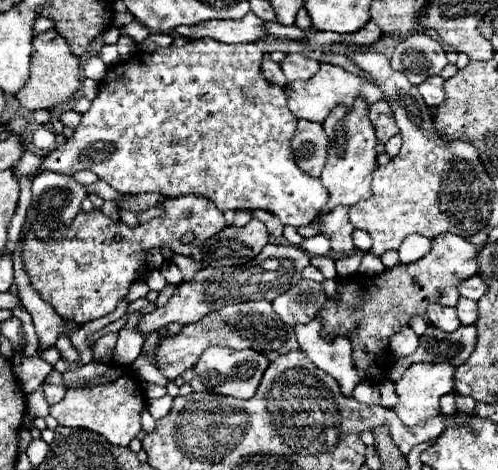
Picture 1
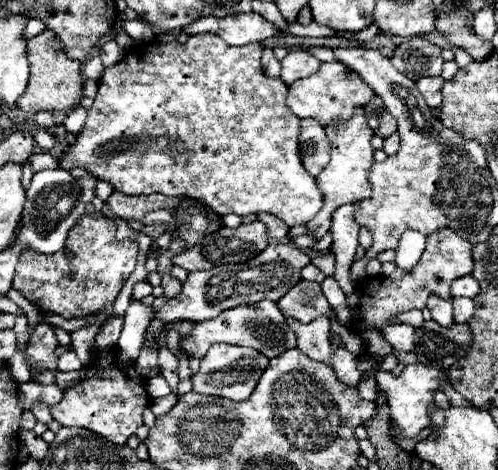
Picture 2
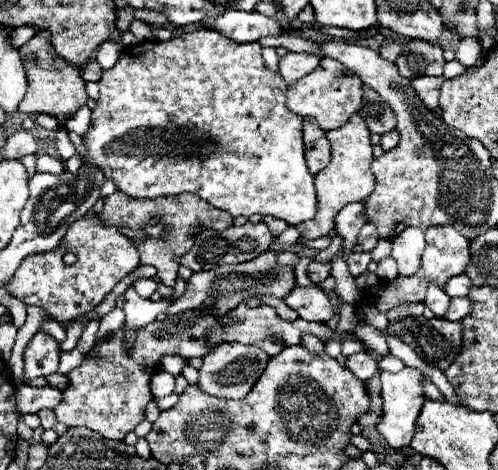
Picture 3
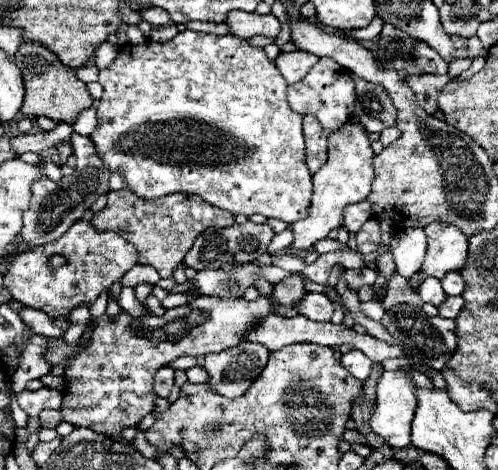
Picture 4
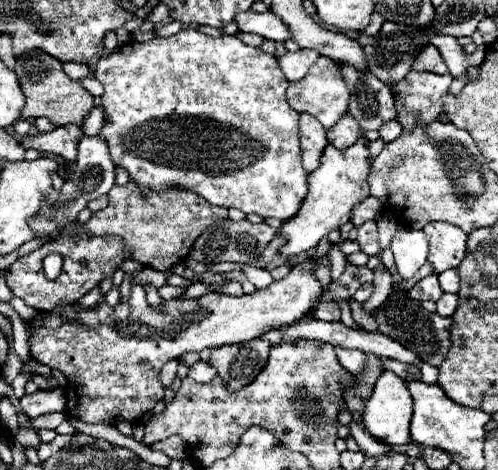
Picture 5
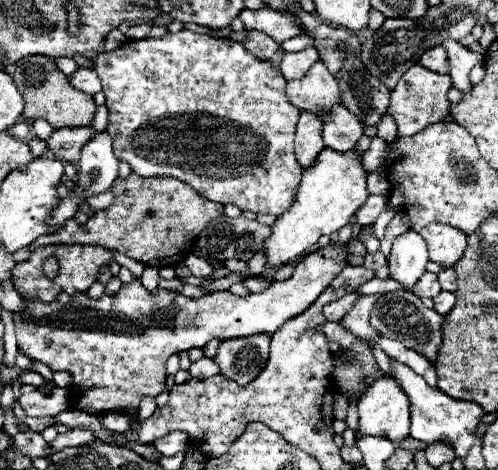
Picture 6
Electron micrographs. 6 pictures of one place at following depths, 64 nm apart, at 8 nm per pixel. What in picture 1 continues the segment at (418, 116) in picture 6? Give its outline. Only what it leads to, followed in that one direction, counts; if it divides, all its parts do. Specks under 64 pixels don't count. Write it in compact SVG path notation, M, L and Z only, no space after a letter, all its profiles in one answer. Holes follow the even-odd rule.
M440 76L428 78L422 84L418 84L418 90L420 90L420 94L428 106L438 106L444 100L444 88L442 86L444 86L444 80Z

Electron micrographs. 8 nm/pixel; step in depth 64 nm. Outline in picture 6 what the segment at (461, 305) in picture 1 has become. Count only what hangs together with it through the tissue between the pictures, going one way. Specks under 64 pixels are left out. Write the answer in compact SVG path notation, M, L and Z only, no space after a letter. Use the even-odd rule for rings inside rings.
M440 292L440 294L434 296L432 300L434 300L434 310L436 310L438 314L442 314L442 316L444 316L448 310L452 310L452 306L454 306L454 302L456 302L456 298L454 298L452 292Z

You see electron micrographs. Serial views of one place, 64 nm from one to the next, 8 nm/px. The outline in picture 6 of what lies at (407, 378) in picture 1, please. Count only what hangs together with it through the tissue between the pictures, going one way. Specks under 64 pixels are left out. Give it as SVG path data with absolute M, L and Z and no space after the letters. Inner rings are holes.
M390 378L378 380L370 386L360 402L360 420L356 438L362 436L384 436L392 442L400 442L408 436L410 430L410 410L408 398Z

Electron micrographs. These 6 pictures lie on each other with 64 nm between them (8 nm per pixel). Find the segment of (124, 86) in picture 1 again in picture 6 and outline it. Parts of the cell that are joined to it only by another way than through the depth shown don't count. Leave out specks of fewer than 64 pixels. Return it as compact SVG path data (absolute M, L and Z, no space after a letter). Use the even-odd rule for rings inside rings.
M180 30L176 34L166 34L162 38L144 38L144 40L130 40L118 46L112 52L100 52L94 60L94 68L102 80L104 94L106 94L106 106L110 110L110 136L114 142L114 152L118 160L126 160L132 170L140 176L172 176L178 178L186 184L190 184L196 192L206 196L208 200L214 200L218 204L234 204L240 210L250 210L250 212L262 212L262 214L274 214L280 216L280 212L286 212L294 200L294 190L296 184L300 182L302 166L294 158L294 132L296 132L296 122L300 110L294 108L286 94L286 80L278 70L272 70L270 62L266 60L256 60L250 52L240 42L218 42L210 38L208 34L194 34L190 30Z

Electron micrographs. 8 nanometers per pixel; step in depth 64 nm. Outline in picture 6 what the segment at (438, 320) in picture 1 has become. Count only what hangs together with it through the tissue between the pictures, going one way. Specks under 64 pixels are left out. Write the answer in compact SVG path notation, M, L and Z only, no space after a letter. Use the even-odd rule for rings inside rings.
M424 272L424 276L420 278L420 284L416 284L416 288L412 290L418 298L432 298L440 292L440 284L438 284L438 278L436 274L432 272Z

